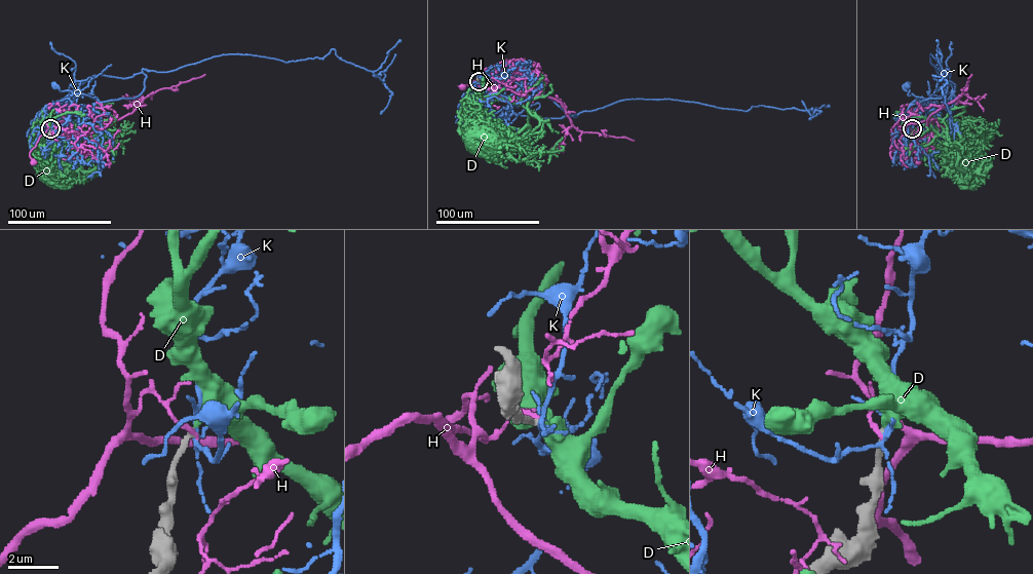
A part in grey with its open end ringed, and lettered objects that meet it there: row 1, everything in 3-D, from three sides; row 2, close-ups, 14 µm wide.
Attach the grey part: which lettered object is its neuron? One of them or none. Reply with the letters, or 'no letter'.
D

